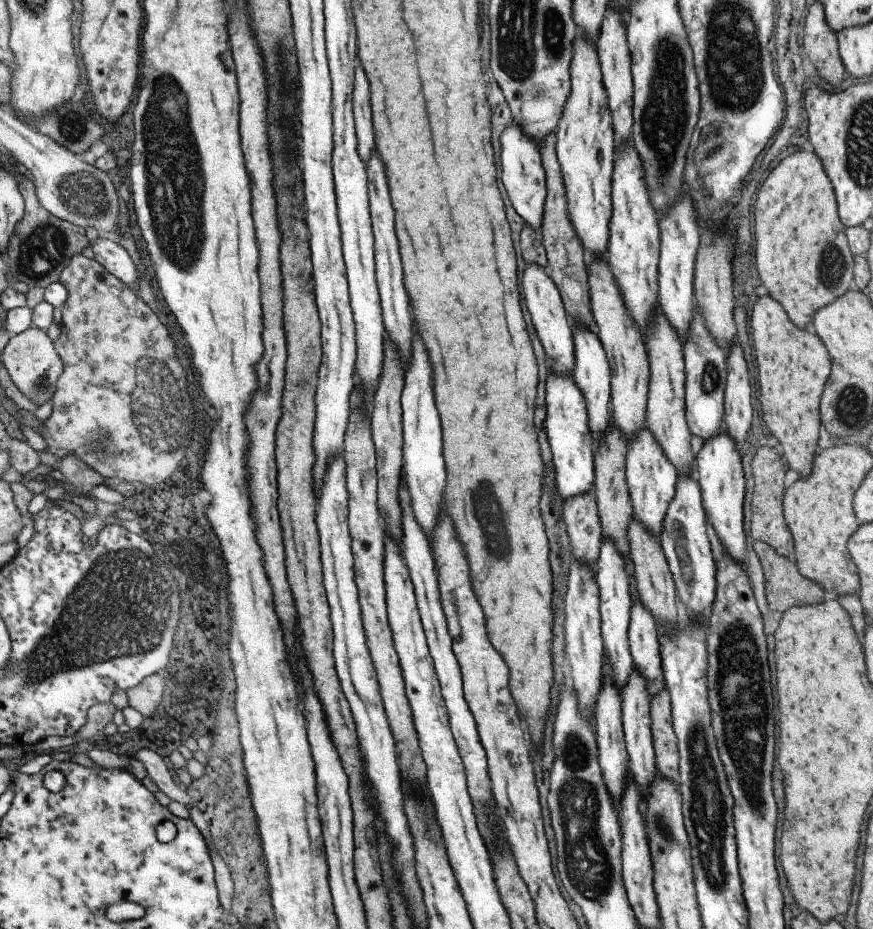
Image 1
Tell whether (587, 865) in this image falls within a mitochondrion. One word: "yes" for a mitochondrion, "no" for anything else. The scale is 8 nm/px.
yes

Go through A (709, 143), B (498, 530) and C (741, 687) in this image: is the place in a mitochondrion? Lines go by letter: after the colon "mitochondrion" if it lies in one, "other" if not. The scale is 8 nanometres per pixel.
A: mitochondrion
B: mitochondrion
C: mitochondrion

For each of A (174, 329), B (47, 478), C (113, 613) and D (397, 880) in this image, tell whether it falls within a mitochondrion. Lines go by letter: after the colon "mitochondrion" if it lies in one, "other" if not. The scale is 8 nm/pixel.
A: other
B: other
C: mitochondrion
D: other

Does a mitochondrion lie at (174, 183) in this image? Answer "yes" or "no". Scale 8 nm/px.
yes

